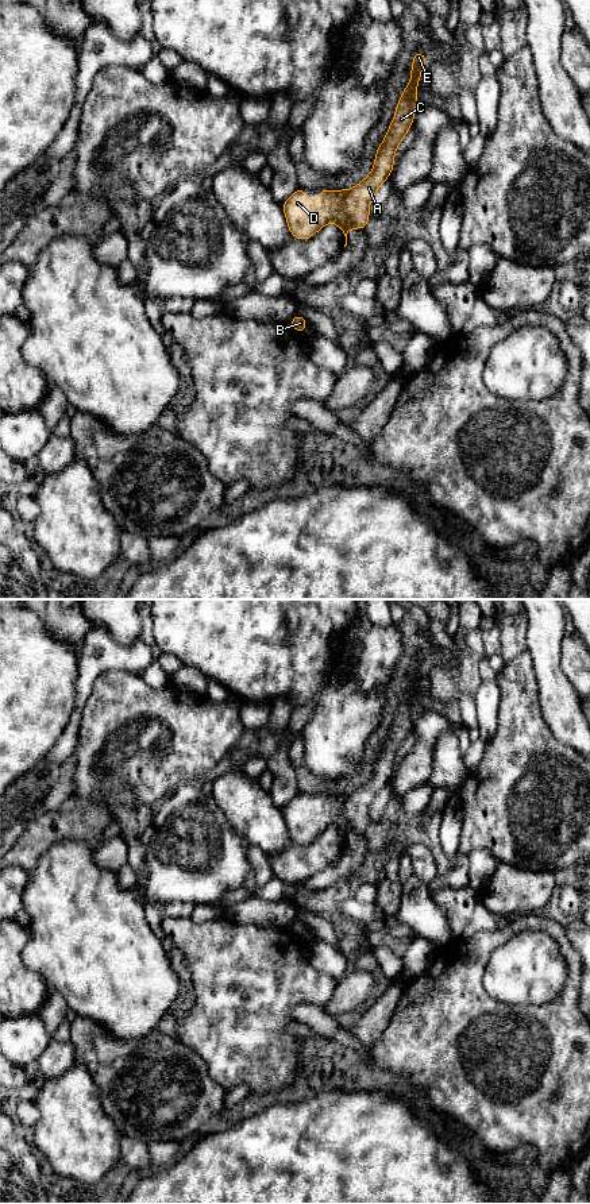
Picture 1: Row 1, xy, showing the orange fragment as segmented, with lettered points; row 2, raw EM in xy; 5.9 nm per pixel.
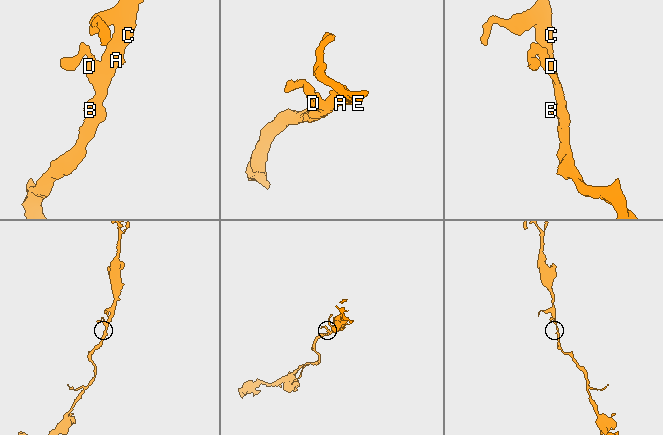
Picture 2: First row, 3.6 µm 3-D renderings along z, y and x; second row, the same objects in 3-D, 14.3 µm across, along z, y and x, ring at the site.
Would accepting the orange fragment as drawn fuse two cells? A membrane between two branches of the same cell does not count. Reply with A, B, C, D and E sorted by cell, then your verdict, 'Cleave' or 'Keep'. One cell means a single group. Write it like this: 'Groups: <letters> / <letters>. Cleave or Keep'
Groups: A B C D E. Keep

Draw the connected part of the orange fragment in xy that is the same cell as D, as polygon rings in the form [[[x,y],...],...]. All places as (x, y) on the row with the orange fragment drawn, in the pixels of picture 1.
[[[416,51],[413,54],[413,67],[410,69],[410,84],[405,86],[402,92],[402,97],[400,99],[396,116],[392,124],[389,126],[389,131],[386,138],[381,143],[377,154],[373,171],[369,177],[366,177],[362,182],[354,186],[350,190],[324,190],[319,189],[320,200],[317,202],[308,201],[305,197],[305,189],[298,188],[284,204],[284,212],[288,220],[289,231],[293,236],[300,240],[306,240],[313,236],[320,228],[323,228],[328,221],[333,221],[343,231],[346,236],[347,246],[347,234],[350,228],[360,228],[365,229],[369,223],[369,205],[371,198],[374,197],[377,189],[386,181],[386,178],[393,171],[393,161],[394,153],[398,143],[405,138],[409,127],[413,124],[414,111],[417,105],[416,100],[416,89],[419,86],[419,81],[421,77],[421,67],[425,65],[427,58],[424,53]]]

